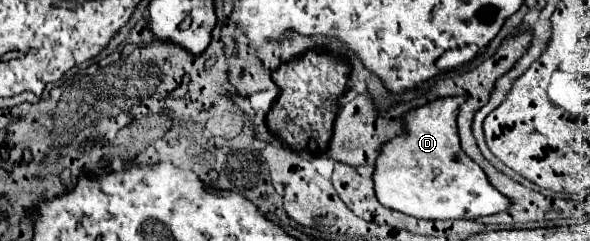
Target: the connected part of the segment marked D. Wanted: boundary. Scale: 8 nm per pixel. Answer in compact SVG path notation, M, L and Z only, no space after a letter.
M446 97L406 113L406 133L382 147L374 171L376 197L384 207L430 221L478 219L512 207L512 199L496 191L480 165L460 147L456 115L462 101L464 97Z

